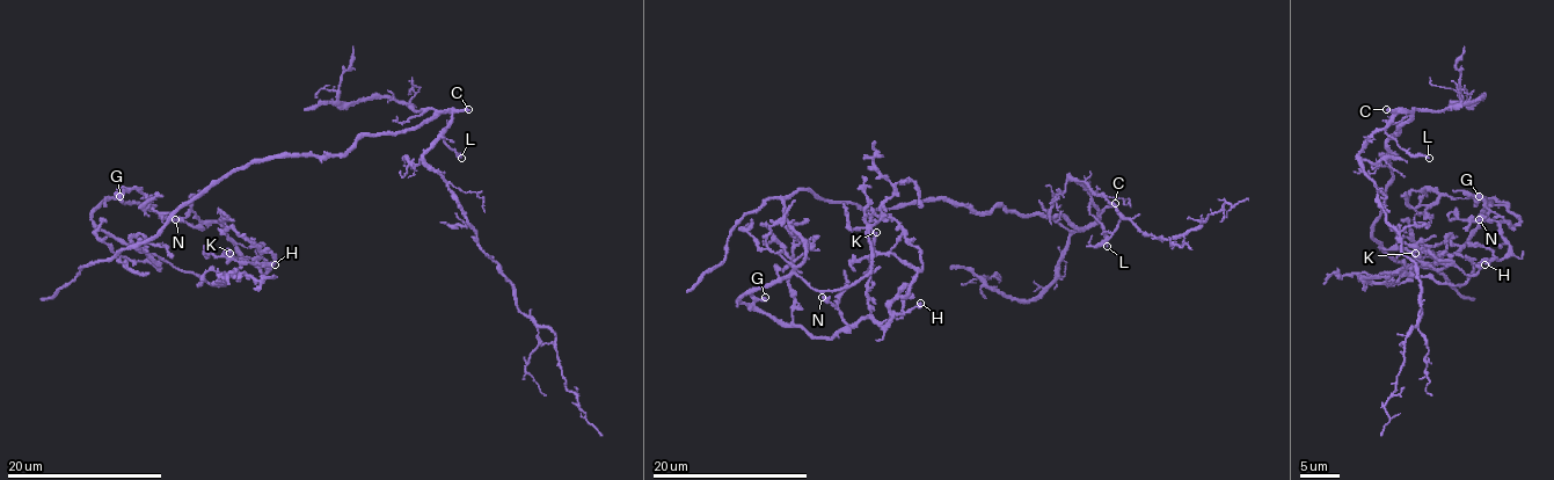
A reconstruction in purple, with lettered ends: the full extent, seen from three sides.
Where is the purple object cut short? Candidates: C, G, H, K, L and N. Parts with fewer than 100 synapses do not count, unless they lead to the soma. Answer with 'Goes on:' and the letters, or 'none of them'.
Goes on: C

